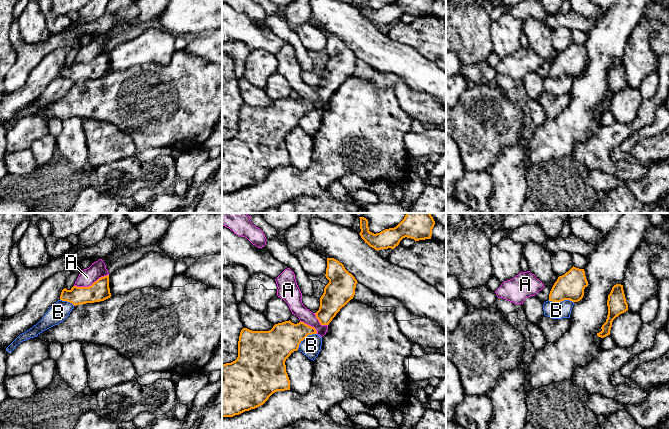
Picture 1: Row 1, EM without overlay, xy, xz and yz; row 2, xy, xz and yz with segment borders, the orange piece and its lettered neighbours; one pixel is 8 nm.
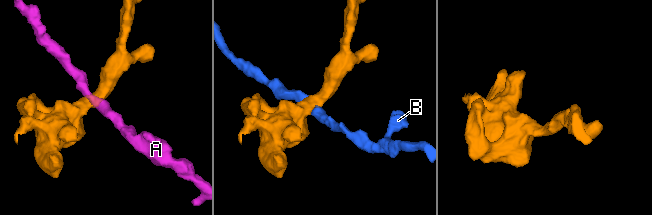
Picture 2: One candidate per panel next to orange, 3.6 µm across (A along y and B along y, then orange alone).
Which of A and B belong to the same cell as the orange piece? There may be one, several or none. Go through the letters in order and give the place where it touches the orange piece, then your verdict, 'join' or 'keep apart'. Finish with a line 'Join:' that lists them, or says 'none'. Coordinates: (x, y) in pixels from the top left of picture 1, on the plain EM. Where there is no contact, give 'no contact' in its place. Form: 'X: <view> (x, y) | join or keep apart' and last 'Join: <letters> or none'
A: xy (92, 60) | keep apart
B: yz (561, 77) | keep apart
Join: none

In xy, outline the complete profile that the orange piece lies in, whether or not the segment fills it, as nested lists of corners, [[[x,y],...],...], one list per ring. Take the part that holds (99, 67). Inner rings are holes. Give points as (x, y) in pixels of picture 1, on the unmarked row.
[[[109,51],[99,54],[89,63],[73,62],[70,66],[64,64],[60,76],[72,79],[74,82],[86,79],[104,77],[111,73]]]

